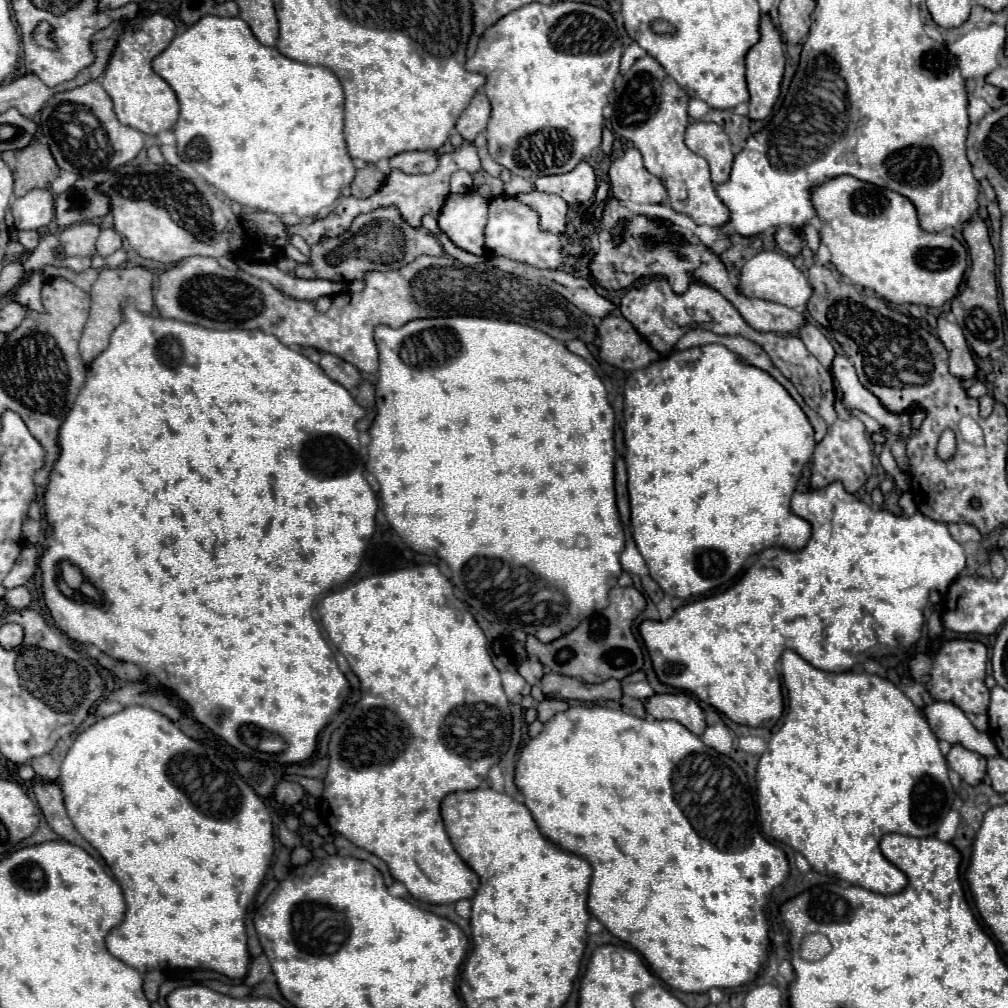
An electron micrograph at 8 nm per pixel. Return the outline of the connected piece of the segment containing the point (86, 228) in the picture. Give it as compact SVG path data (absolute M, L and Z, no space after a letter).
M76 224L64 228L58 236L66 256L94 256L96 254L96 238L100 228L96 224Z

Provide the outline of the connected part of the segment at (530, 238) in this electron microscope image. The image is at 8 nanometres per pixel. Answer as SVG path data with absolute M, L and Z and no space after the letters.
M508 194L490 200L490 212L484 230L484 246L490 254L524 262L534 268L550 268L550 270L560 268L566 258L574 256L566 250L568 246L566 234L552 234L540 230L538 214L530 206L522 204L516 196L508 196Z

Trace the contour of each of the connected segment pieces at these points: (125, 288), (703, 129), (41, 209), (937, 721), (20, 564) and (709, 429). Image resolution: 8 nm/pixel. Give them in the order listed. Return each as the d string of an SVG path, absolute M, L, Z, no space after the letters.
M142 266L136 268L104 268L100 270L100 276L96 280L96 284L92 286L92 308L90 308L90 318L84 326L84 334L80 338L80 356L84 360L84 364L90 364L100 352L104 352L104 348L108 348L108 340L112 330L120 324L122 320L122 312L120 312L120 304L126 298L132 298L138 306L140 312L150 314L154 310L154 302L152 302L152 272L148 272Z
M692 122L686 130L686 146L708 162L714 184L728 182L734 154L726 132L718 124Z
M30 190L12 204L16 230L40 230L54 218L54 196L50 190Z
M934 700L932 704L926 704L924 718L938 736L938 740L946 740L948 744L960 744L986 758L998 754L990 736L978 732L968 720L968 716L952 702Z
M26 544L22 548L22 554L16 560L12 572L6 576L4 586L6 588L16 588L16 586L26 584L34 576L36 568L38 568L38 548L32 546L32 544Z
M706 344L698 348L688 348L676 354L670 354L658 362L652 362L646 368L636 370L626 380L624 388L624 442L626 448L625 463L628 474L628 495L631 509L630 525L634 528L634 540L640 554L646 560L650 576L660 584L668 596L690 598L706 594L714 588L730 582L740 570L748 556L762 552L770 546L784 546L788 550L800 550L806 546L812 526L808 520L798 518L790 508L790 498L796 490L796 482L802 474L804 464L814 452L814 428L808 422L804 410L788 394L788 390L776 382L768 372L742 364L742 358L728 350L722 344Z

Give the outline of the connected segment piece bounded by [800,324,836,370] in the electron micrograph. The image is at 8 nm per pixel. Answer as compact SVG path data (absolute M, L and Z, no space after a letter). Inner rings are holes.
M808 324L800 330L800 338L804 342L807 350L824 364L824 368L832 368L832 360L836 356L834 346L814 324Z

